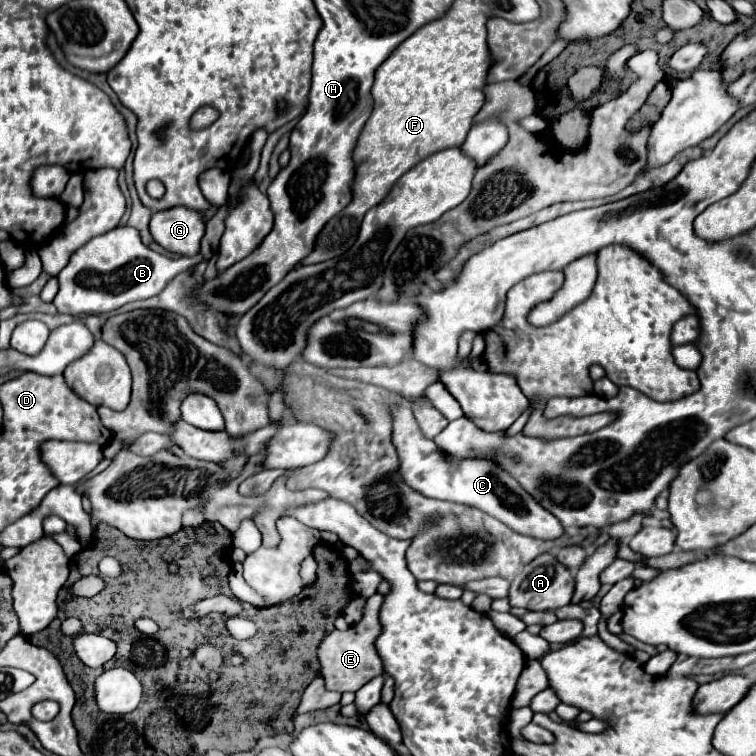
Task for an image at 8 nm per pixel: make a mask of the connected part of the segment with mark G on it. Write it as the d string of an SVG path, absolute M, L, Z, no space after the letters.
M175 206L155 212L149 230L155 242L165 250L193 256L199 252L199 242L205 234L205 222L201 222L201 214L197 214L195 210Z

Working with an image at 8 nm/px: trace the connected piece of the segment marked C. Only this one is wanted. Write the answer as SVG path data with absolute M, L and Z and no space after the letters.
M409 406L395 408L393 422L393 444L401 454L401 476L405 478L405 482L409 482L409 486L421 490L421 494L437 500L475 506L525 536L551 540L563 534L561 522L557 522L557 518L553 518L553 514L549 514L545 508L537 506L537 502L533 502L533 498L529 498L529 494L521 490L521 486L517 486L513 478L509 478L509 474L497 468L497 464L483 460L459 462L457 458L449 458L447 454L443 454L433 440L423 436Z

